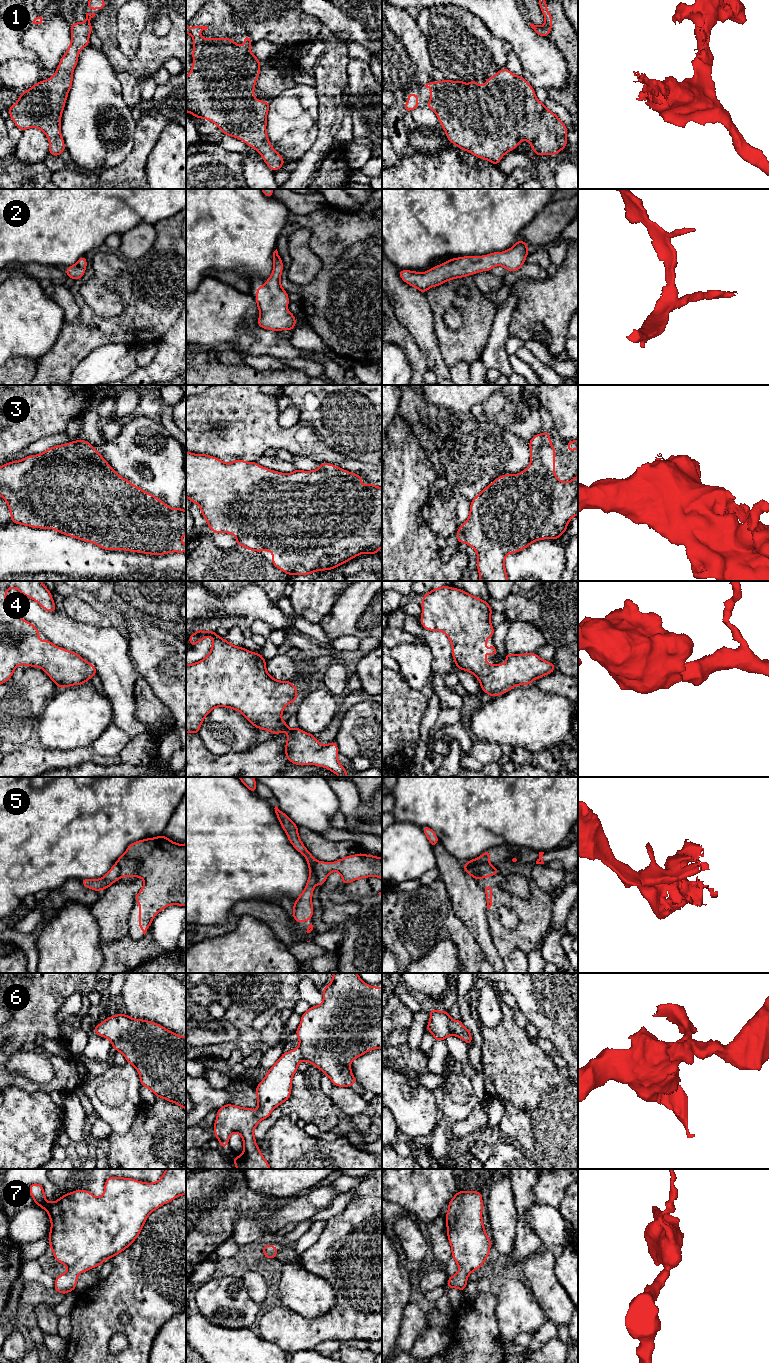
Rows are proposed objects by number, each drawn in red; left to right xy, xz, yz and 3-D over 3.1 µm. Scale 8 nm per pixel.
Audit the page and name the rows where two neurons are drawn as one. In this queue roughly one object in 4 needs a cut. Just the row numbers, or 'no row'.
5

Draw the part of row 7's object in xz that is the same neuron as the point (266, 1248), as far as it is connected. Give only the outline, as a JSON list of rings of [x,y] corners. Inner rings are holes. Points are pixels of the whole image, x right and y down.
[[[274,1244],[265,1245],[262,1248],[262,1252],[264,1253],[264,1257],[268,1259],[274,1259],[276,1254],[279,1252],[279,1249],[274,1248]]]

